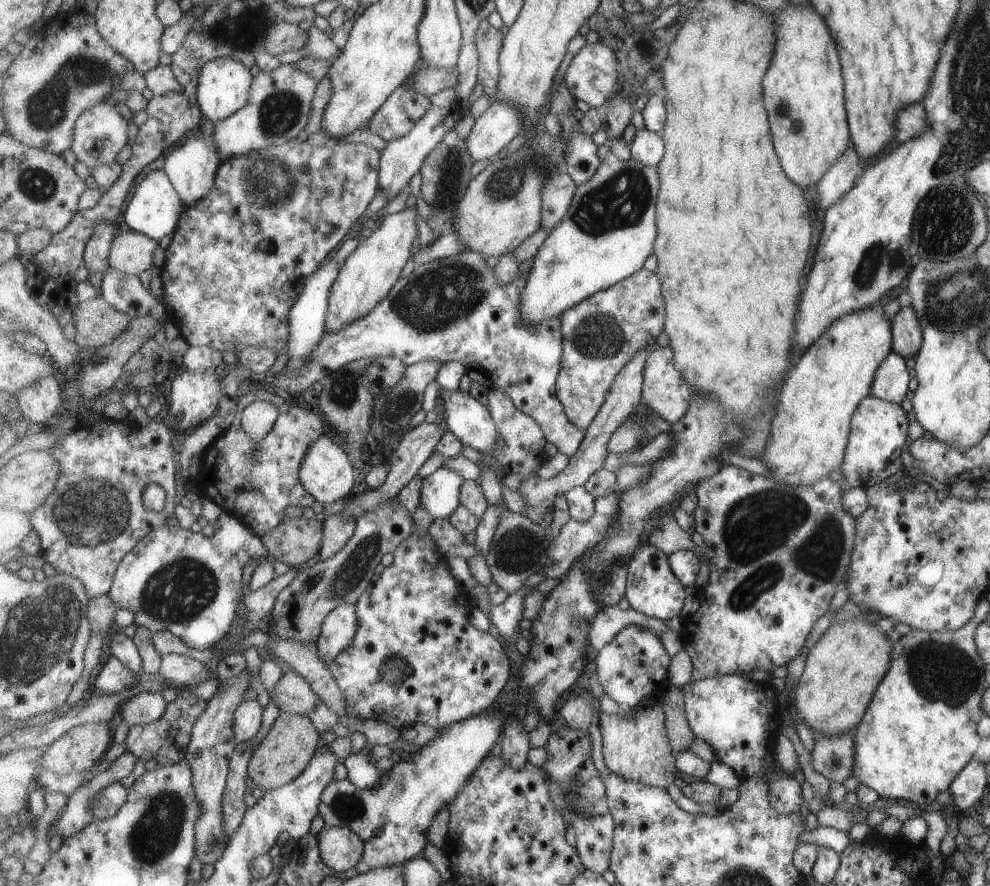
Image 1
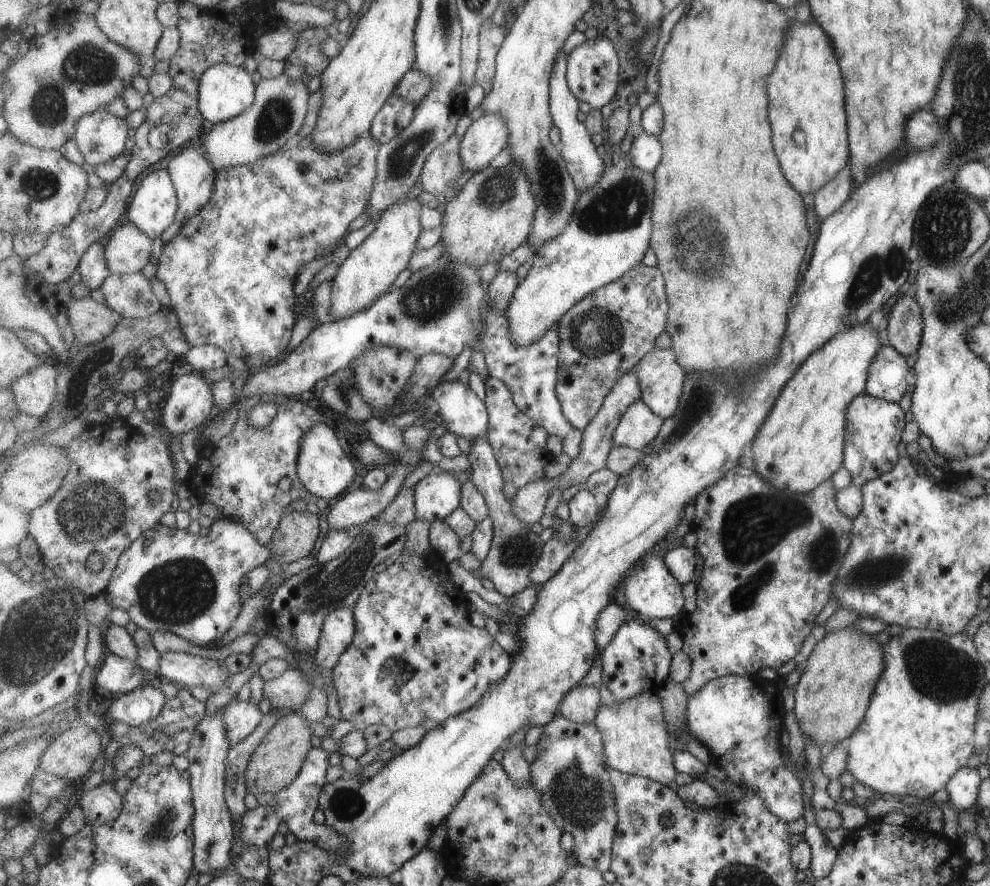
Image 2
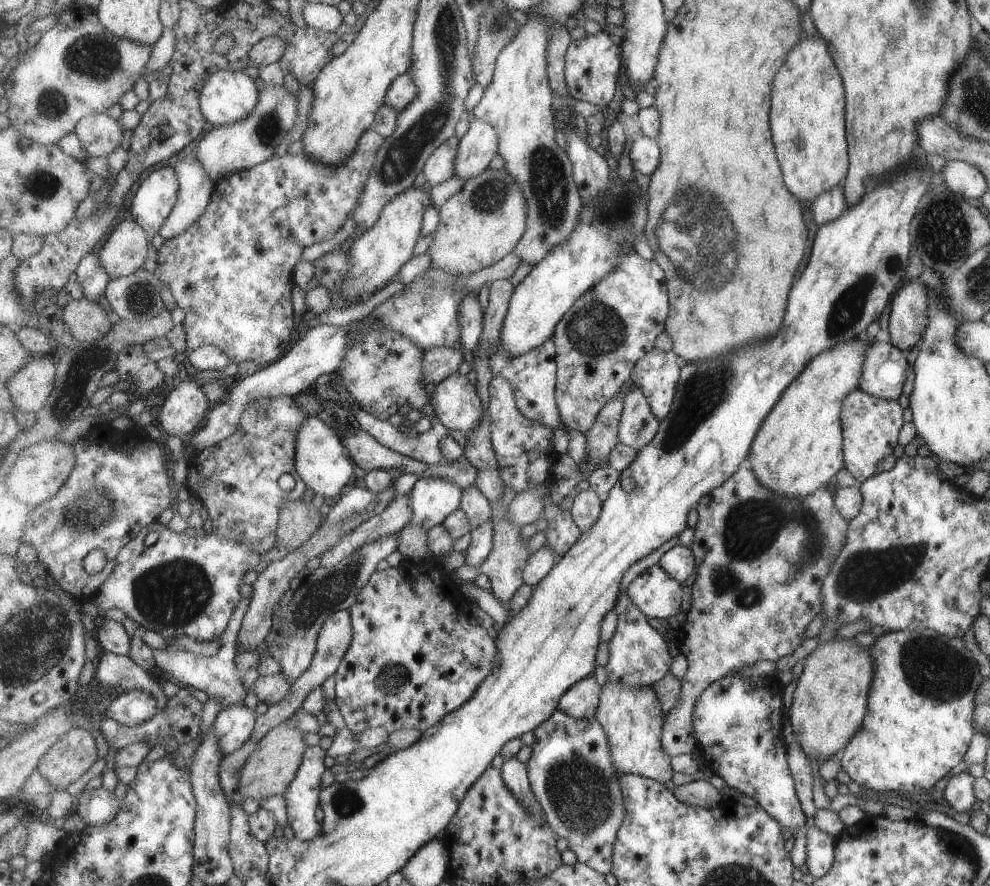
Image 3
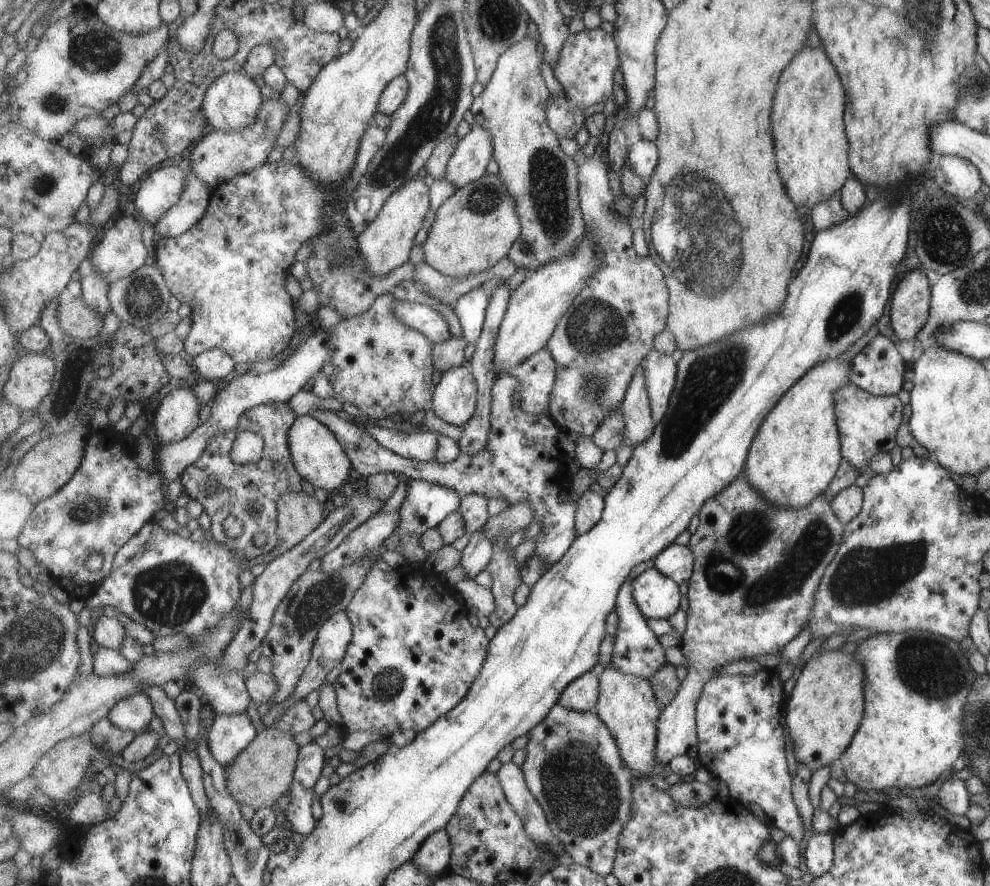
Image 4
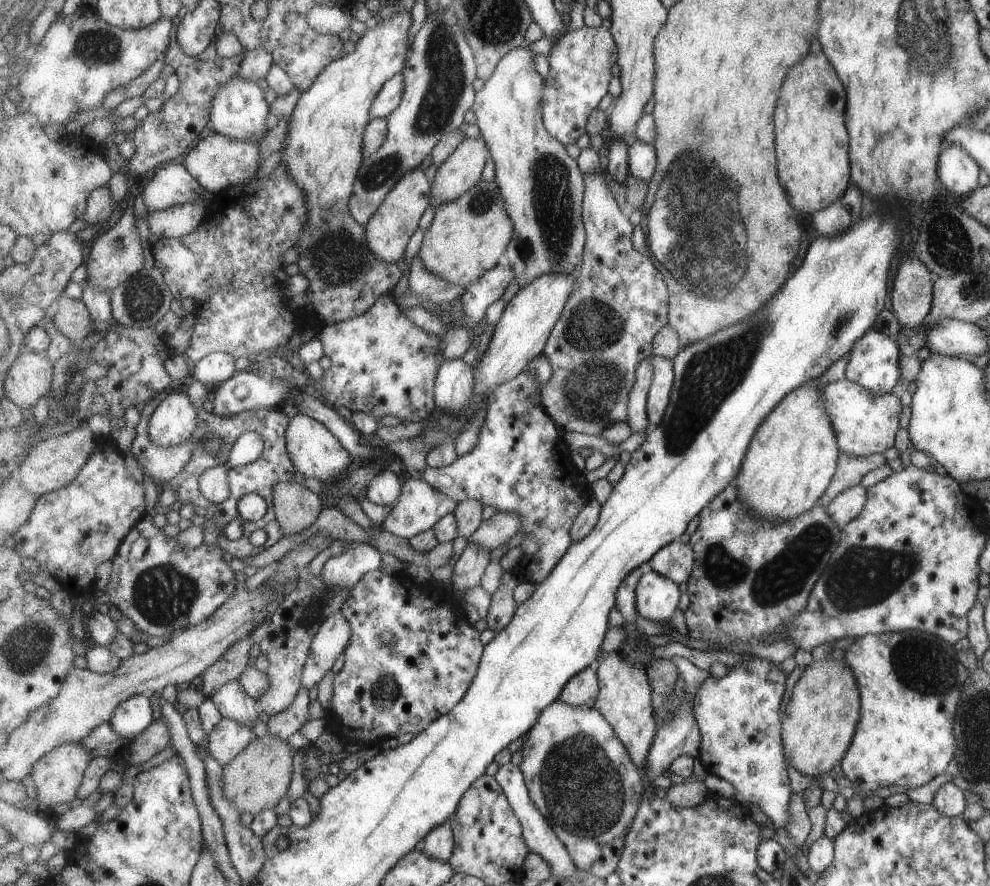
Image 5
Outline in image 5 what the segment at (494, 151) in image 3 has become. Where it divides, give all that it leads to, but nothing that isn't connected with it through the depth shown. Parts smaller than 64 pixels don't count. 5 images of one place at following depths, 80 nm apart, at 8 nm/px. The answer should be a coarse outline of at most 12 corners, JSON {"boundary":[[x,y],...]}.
{"boundary":[[466,137],[435,172],[433,205],[457,200],[483,180],[492,154]]}

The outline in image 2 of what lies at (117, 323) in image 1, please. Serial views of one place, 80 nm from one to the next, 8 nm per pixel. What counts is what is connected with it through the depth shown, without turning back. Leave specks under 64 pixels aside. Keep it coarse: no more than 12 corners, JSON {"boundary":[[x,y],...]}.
{"boundary":[[91,297],[69,316],[79,347],[107,338],[122,318]]}

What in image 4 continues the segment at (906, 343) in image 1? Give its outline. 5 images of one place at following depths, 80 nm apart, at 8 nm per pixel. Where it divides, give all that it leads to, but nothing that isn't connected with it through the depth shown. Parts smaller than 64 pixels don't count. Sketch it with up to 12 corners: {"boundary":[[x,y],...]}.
{"boundary":[[922,270],[905,272],[891,294],[894,338],[915,341],[930,316]]}

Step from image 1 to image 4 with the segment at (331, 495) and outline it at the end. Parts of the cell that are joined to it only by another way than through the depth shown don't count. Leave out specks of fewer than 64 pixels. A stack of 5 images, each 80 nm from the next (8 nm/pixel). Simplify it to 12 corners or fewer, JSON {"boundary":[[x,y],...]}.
{"boundary":[[313,416],[290,429],[299,474],[327,492],[355,473],[338,437]]}

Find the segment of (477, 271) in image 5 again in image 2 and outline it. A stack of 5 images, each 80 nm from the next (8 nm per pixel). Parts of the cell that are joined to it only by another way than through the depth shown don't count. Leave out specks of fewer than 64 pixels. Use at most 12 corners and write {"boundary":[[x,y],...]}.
{"boundary":[[514,161],[444,210],[443,256],[475,267],[526,242],[536,206]]}

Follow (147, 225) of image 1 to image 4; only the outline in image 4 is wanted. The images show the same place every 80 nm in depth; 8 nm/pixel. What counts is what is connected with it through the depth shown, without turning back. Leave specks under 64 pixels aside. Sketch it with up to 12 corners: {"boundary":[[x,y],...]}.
{"boundary":[[185,165],[153,172],[134,202],[151,226],[178,204]]}

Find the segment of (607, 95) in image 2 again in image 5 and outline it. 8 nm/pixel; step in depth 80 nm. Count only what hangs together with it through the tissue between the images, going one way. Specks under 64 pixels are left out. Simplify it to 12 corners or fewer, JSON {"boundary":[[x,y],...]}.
{"boundary":[[610,29],[567,31],[547,55],[542,107],[563,144],[609,92]]}

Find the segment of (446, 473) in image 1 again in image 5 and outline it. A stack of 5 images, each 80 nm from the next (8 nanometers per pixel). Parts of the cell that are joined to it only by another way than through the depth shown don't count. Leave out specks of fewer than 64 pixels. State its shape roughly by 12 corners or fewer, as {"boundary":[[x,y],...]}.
{"boundary":[[422,479],[405,482],[382,523],[411,538],[434,528],[457,502]]}

